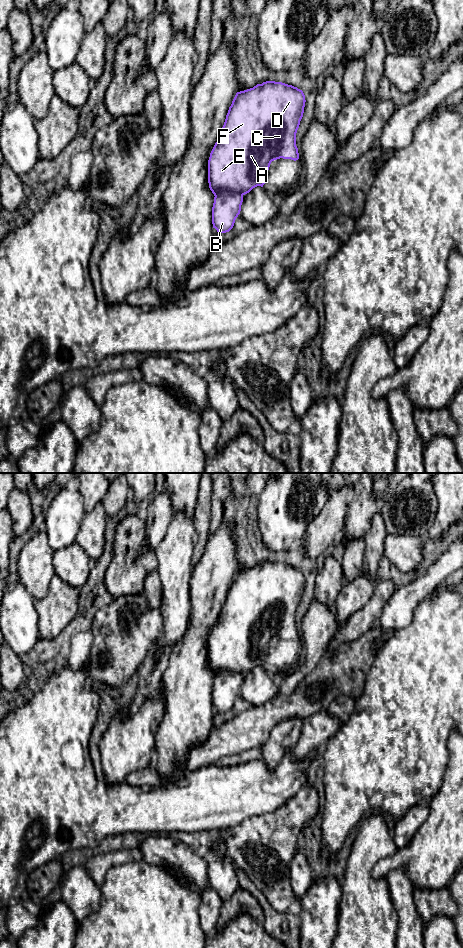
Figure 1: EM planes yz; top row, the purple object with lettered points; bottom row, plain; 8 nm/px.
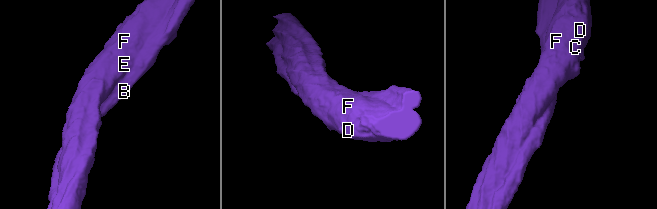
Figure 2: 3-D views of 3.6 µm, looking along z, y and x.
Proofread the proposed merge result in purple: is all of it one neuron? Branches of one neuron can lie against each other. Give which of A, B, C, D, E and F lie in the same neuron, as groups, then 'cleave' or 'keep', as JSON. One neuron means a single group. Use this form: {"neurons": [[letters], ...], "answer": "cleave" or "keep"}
{"neurons": [["A", "B", "C", "D", "E", "F"]], "answer": "keep"}

